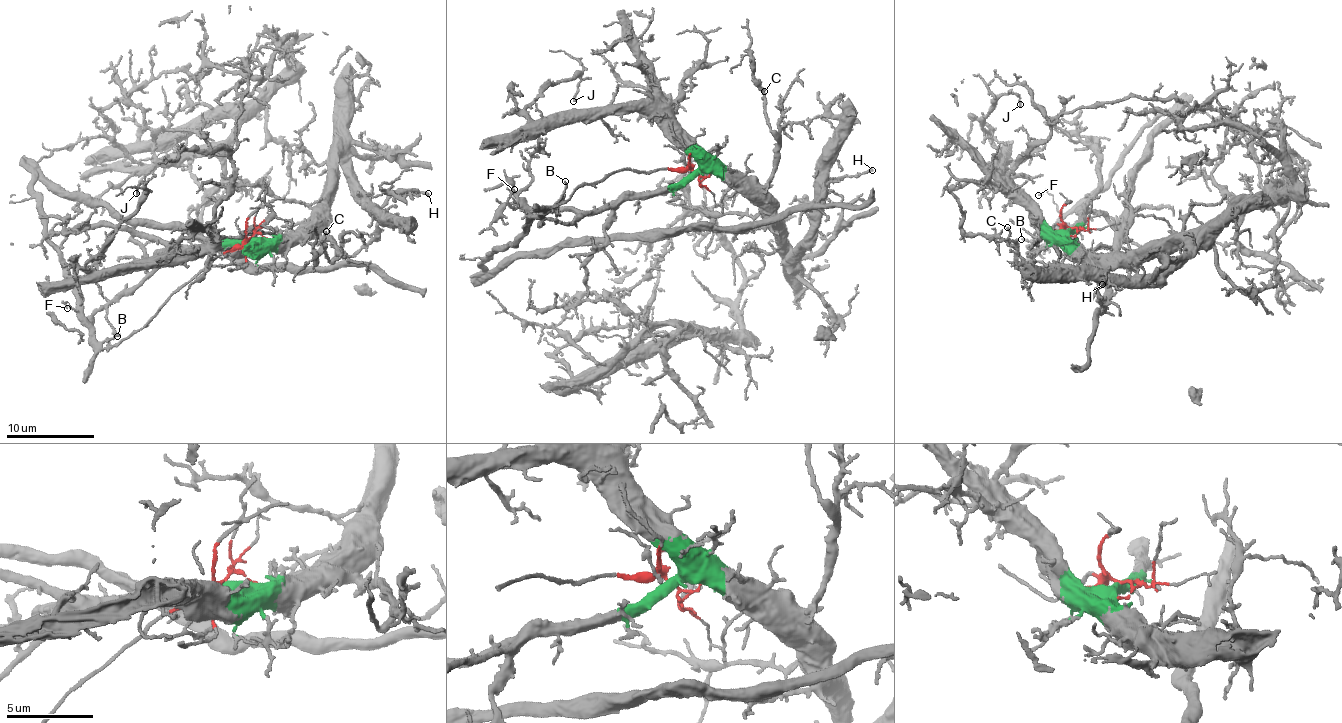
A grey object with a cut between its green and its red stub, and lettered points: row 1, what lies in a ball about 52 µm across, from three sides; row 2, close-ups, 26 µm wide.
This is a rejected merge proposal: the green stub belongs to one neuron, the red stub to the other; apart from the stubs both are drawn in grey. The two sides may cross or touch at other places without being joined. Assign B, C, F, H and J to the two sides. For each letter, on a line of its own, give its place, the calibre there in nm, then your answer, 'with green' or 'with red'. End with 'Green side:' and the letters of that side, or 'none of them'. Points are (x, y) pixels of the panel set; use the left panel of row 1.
B: at (117, 336); 170 nm thick; with red
C: at (326, 231); 140 nm thick; with green
F: at (67, 308); 110 nm thick; with red
H: at (428, 193); 190 nm thick; with green
J: at (136, 193); 160 nm thick; with green
Green side: C, H, J

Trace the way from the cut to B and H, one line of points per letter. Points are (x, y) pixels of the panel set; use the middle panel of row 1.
B: (694, 173), (682, 168), (652, 173), (626, 168), (574, 189), (560, 204), (557, 201), (565, 182)
H: (694, 173), (716, 170), (758, 205), (787, 254), (806, 237), (815, 195), (825, 181), (873, 170)

